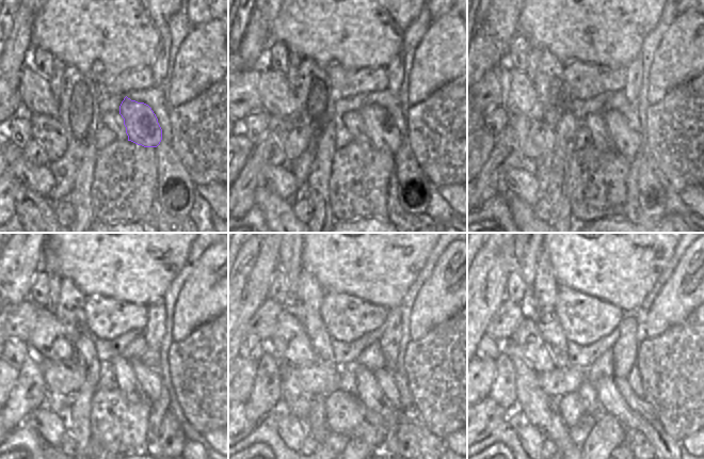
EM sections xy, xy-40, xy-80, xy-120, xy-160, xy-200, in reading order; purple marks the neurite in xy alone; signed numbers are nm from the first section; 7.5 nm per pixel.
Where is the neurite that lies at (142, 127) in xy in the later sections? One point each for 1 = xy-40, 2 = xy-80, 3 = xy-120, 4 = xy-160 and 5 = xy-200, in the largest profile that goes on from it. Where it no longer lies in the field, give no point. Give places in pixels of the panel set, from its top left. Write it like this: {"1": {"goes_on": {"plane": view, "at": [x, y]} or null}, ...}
{"1": {"goes_on": {"plane": "xy-40", "at": [380, 127]}}, "2": {"goes_on": {"plane": "xy-80", "at": [627, 141]}}, "3": {"goes_on": {"plane": "xy-120", "at": [150, 382]}}, "4": {"goes_on": {"plane": "xy-160", "at": [384, 377]}}, "5": {"goes_on": {"plane": "xy-200", "at": [639, 406]}}}

